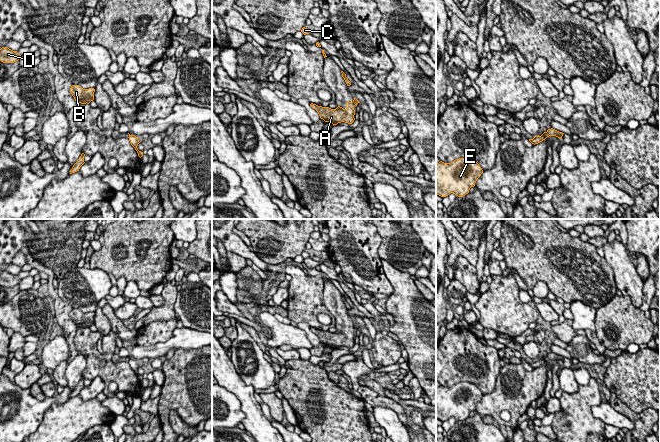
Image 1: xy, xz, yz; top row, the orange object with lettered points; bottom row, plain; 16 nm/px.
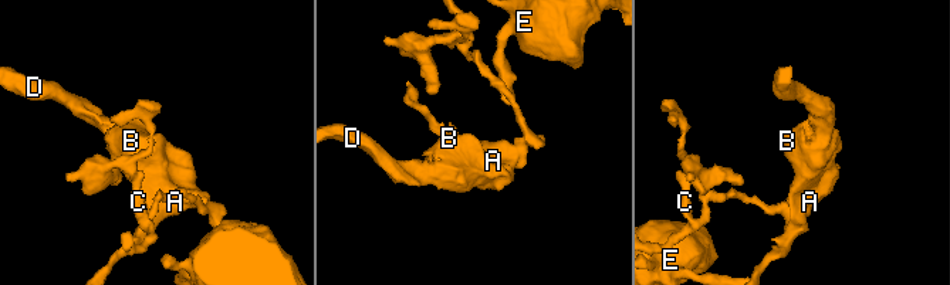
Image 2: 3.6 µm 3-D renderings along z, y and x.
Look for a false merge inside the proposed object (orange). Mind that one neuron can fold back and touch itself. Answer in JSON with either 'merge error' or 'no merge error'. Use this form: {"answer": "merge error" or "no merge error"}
{"answer": "merge error"}

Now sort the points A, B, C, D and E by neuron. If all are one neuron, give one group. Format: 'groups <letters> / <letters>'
groups A B D / C E

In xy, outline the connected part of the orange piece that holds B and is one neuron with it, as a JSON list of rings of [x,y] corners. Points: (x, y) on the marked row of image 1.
[[[72,85],[70,88],[70,93],[74,97],[76,104],[89,104],[94,100],[94,88],[83,89],[79,85]]]

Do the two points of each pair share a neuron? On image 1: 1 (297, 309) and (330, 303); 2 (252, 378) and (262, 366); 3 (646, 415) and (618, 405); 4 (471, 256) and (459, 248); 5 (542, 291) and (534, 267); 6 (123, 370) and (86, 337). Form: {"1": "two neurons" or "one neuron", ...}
{"1": "two neurons", "2": "one neuron", "3": "one neuron", "4": "one neuron", "5": "two neurons", "6": "one neuron"}

